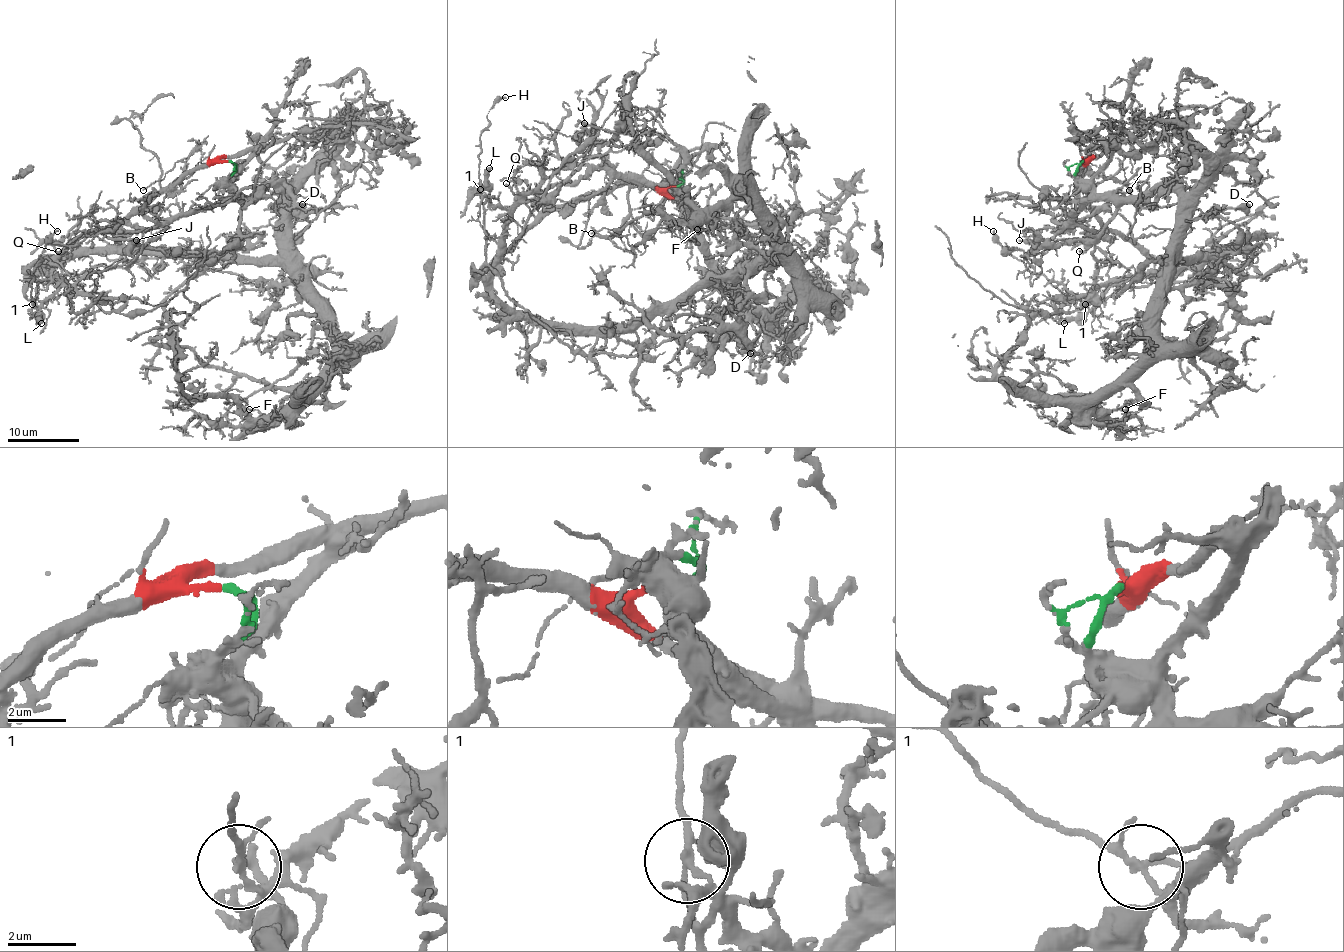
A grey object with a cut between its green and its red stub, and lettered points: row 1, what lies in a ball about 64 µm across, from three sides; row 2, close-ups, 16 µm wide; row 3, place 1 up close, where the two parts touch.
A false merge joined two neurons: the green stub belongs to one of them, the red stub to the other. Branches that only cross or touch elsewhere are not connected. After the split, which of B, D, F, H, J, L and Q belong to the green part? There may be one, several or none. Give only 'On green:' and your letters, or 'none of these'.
On green: D, F

